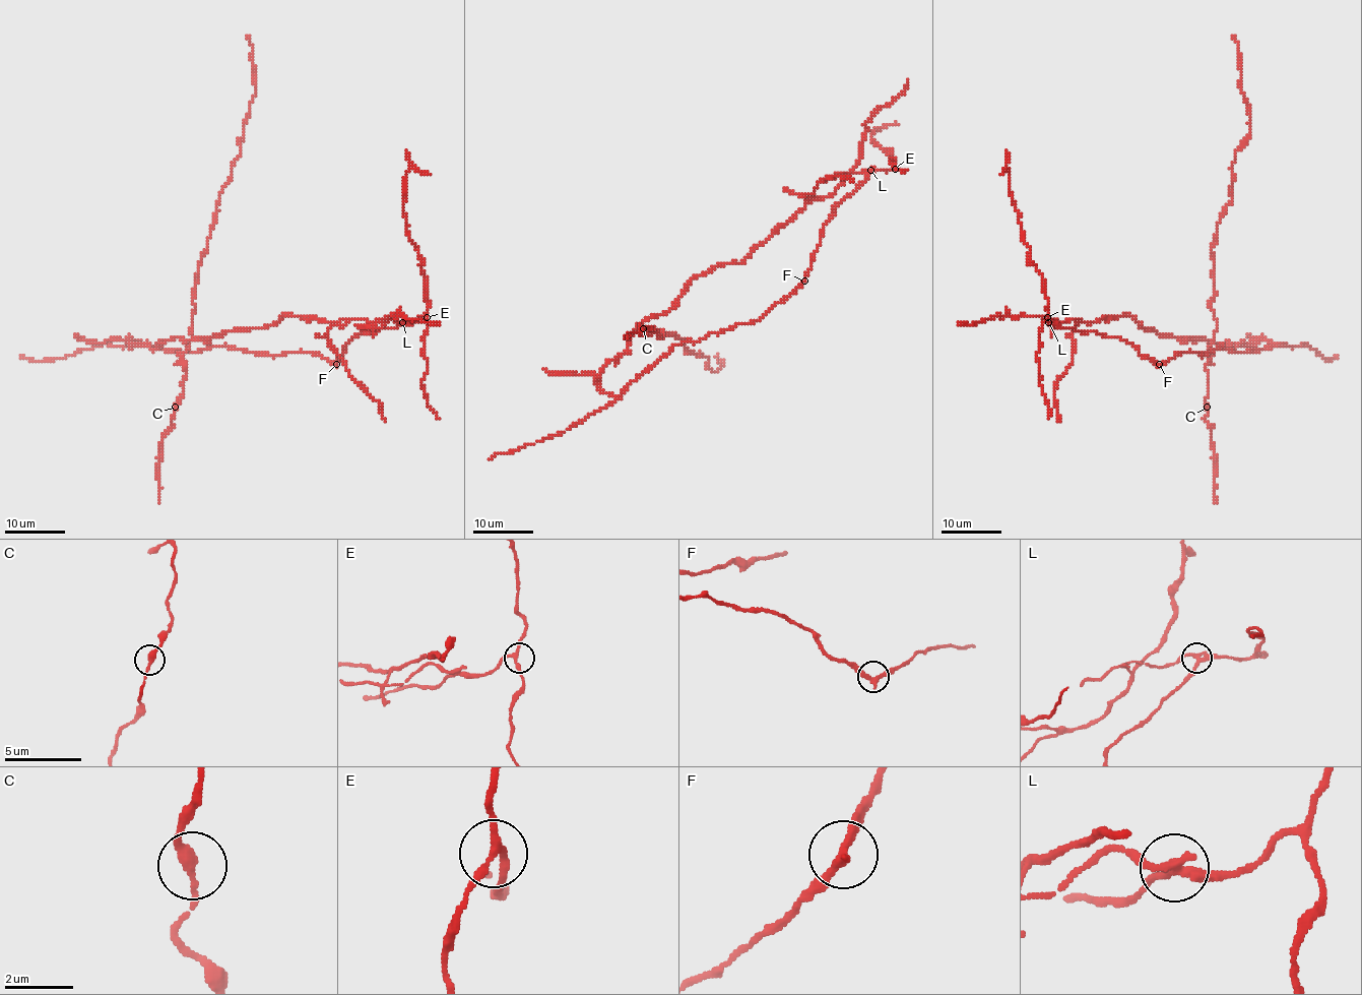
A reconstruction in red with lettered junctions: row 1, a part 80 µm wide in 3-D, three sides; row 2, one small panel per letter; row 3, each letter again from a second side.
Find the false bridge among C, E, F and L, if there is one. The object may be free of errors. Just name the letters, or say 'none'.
L

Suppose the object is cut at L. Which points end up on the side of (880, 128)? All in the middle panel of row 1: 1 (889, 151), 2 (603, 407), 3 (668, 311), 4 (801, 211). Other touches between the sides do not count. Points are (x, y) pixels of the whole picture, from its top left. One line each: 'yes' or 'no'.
1: yes
2: yes
3: no
4: no

